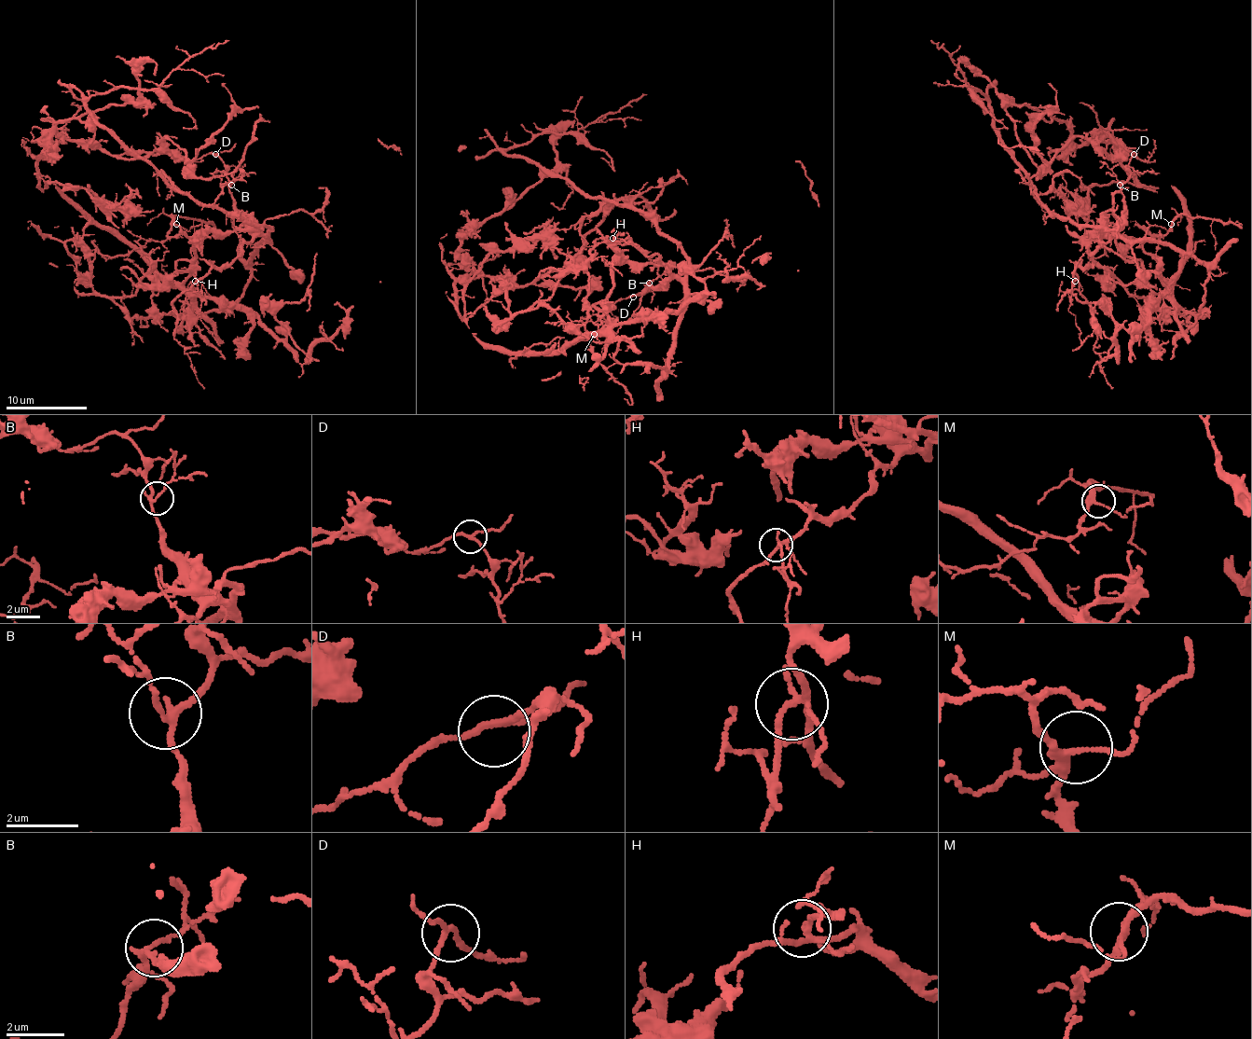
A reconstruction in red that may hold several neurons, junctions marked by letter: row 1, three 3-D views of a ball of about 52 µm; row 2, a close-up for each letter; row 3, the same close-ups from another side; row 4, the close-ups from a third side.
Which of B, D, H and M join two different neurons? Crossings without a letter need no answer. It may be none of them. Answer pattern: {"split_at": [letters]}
{"split_at": []}

